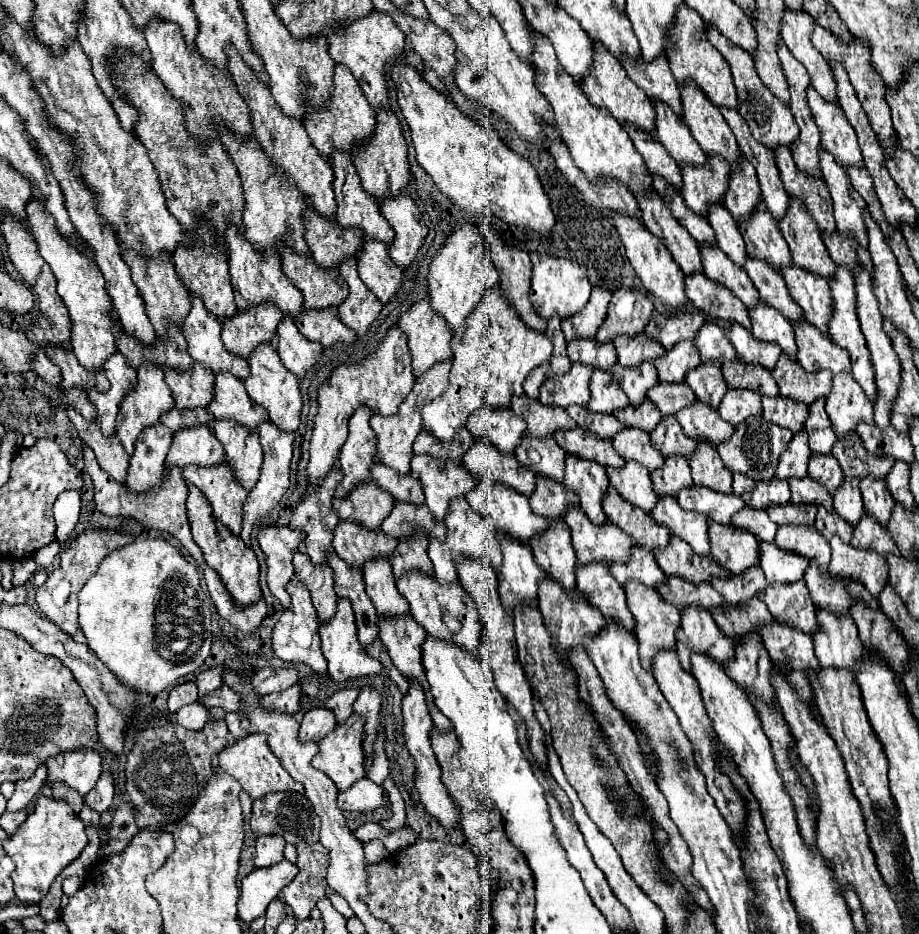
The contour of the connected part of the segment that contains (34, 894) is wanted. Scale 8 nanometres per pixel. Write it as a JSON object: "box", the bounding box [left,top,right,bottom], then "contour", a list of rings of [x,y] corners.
{"box":[4,797,88,905],"contour":[[[38,797],[34,815],[28,815],[20,829],[4,841],[6,855],[16,863],[12,879],[14,893],[20,899],[20,903],[38,905],[48,895],[48,889],[54,883],[54,879],[80,855],[86,843],[88,839],[84,833],[84,823],[72,813],[72,809],[64,801]]]}

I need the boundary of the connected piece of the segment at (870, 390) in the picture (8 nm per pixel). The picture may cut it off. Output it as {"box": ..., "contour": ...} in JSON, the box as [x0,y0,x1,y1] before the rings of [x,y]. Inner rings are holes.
{"box":[830,267,878,403],"contour":[[[836,267],[836,275],[830,281],[830,289],[832,289],[832,297],[834,297],[834,315],[830,319],[830,337],[836,345],[844,347],[850,353],[852,375],[854,375],[856,383],[864,389],[868,399],[872,403],[876,403],[878,389],[876,389],[876,381],[874,381],[874,373],[872,373],[872,359],[870,359],[864,335],[860,333],[860,323],[858,323],[858,317],[856,317],[856,291],[852,289],[852,281],[854,281],[854,277],[852,277],[852,273],[848,273],[848,269]]]}

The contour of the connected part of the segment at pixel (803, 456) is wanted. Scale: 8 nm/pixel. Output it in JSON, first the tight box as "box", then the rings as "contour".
{"box":[776,433,810,479],"contour":[[[796,433],[794,439],[788,443],[788,449],[782,453],[776,477],[780,479],[804,479],[808,475],[808,459],[810,459],[810,449],[808,449],[808,433]]]}

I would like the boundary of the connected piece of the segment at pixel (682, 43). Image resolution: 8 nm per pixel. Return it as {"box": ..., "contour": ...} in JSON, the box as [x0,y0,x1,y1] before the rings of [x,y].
{"box":[668,3,738,109],"contour":[[[682,3],[676,13],[676,25],[672,27],[670,35],[672,35],[672,45],[668,47],[668,61],[678,85],[686,85],[688,81],[692,81],[706,93],[706,97],[716,107],[738,109],[736,87],[732,85],[732,73],[728,69],[728,61],[724,61],[724,57],[720,57],[720,51],[710,45],[706,37],[704,19],[694,9],[688,9],[688,5]]]}

